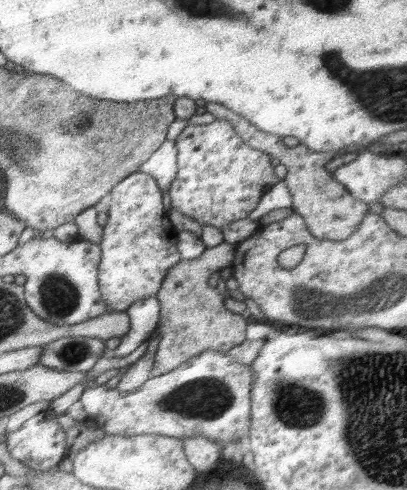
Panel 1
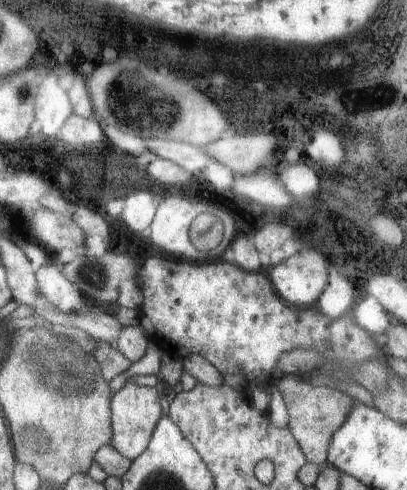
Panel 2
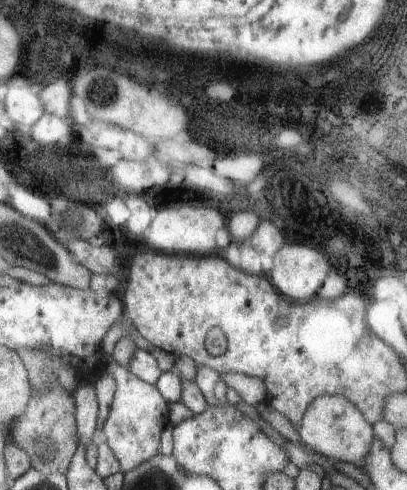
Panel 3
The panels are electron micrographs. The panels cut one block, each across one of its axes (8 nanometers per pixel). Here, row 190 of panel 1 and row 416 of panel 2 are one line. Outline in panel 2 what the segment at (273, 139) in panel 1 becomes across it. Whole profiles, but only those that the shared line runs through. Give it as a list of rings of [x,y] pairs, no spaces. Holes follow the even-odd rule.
[[[287,376],[279,384],[279,390],[285,396],[285,402],[289,406],[291,414],[291,426],[289,430],[295,434],[299,440],[301,448],[305,450],[309,462],[315,462],[317,466],[323,466],[329,462],[329,448],[331,448],[331,436],[335,430],[339,430],[351,408],[353,408],[353,398],[349,398],[345,392],[333,390],[333,388],[323,388],[323,386],[313,386],[303,378],[297,376]]]

